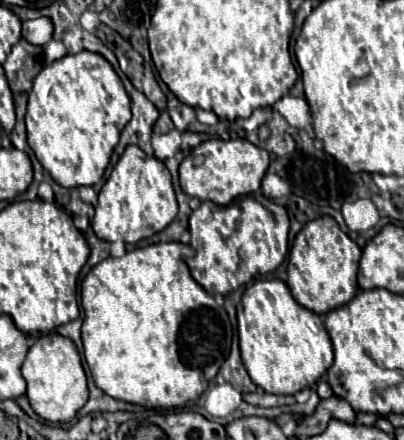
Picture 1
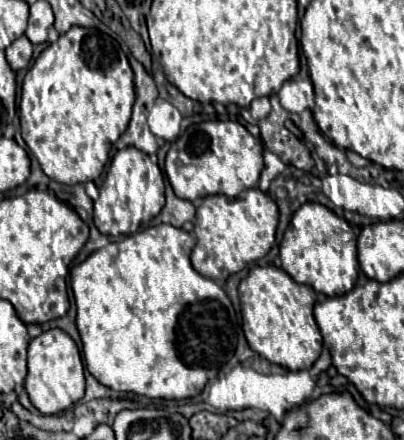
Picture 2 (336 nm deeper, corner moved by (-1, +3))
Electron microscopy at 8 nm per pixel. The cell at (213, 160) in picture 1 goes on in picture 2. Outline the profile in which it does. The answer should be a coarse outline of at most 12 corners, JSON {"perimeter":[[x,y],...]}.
{"perimeter":[[201,121],[165,157],[179,199],[257,187],[263,143]]}

